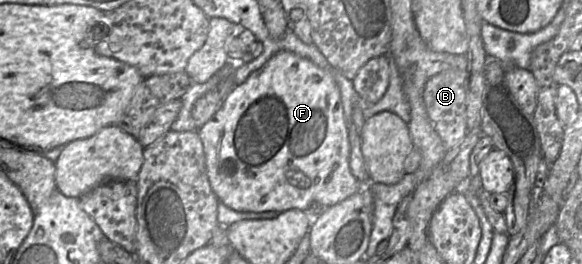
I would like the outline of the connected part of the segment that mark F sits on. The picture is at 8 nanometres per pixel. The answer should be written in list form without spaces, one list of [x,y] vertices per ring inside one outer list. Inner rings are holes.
[[[289,51],[275,54],[262,68],[253,72],[242,84],[226,97],[215,115],[198,129],[205,156],[205,165],[210,186],[219,202],[240,212],[284,212],[290,209],[308,210],[312,206],[329,208],[362,189],[362,184],[353,176],[349,166],[350,144],[340,89],[333,76],[311,60]]]

